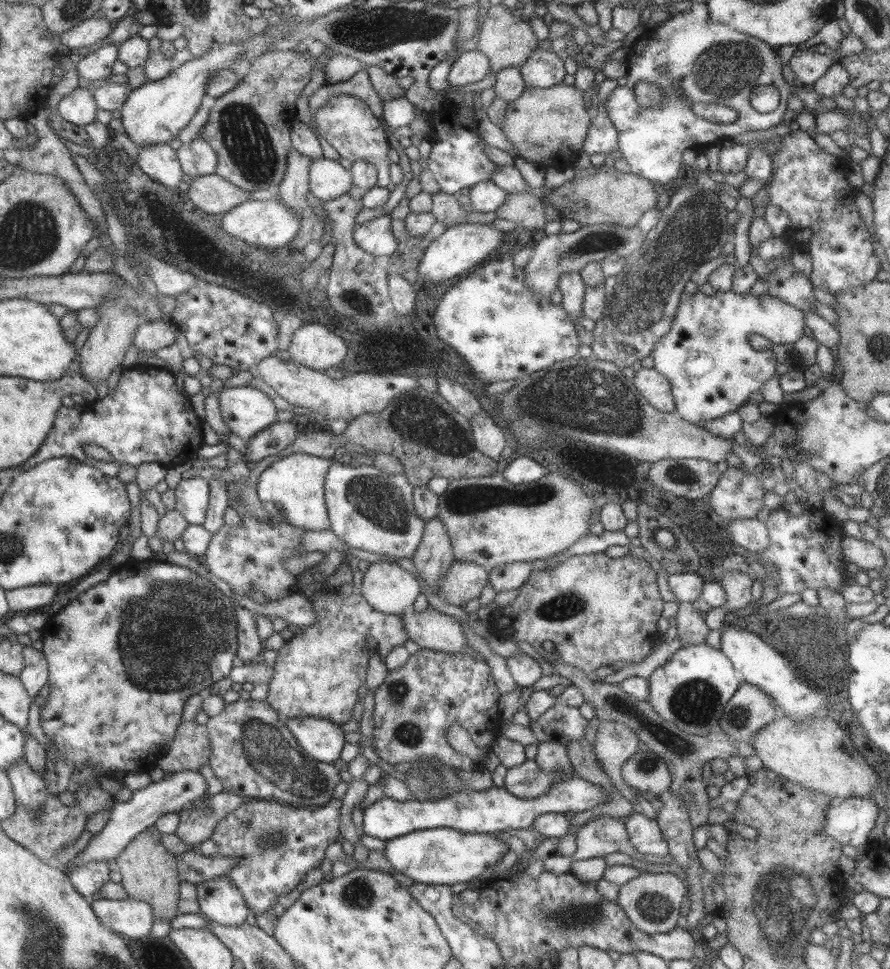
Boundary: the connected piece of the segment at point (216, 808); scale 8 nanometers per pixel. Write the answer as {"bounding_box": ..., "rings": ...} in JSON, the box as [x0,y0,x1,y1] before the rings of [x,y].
{"bounding_box":[174,789,247,849],"rings":[[[224,789],[217,794],[209,795],[207,805],[199,798],[178,813],[179,824],[174,834],[193,849],[211,837],[211,833],[221,818],[226,818],[227,814],[245,802],[247,798]]]}

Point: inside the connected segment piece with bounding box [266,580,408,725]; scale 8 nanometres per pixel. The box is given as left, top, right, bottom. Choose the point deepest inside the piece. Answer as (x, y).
(316, 673)

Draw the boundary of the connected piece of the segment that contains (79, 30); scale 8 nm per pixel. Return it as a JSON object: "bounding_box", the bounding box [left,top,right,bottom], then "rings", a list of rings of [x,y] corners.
{"bounding_box":[59,16,113,49],"rings":[[[91,16],[64,30],[59,35],[59,40],[68,49],[86,47],[104,39],[113,25],[101,16]]]}

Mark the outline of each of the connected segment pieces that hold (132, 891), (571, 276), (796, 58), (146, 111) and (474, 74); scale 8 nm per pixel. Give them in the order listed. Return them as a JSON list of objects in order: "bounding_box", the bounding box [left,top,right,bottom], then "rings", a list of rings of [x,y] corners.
[{"bounding_box":[114,830,181,921],"rings":[[[145,830],[137,834],[114,860],[121,875],[120,883],[128,898],[147,903],[151,907],[153,921],[171,921],[178,914],[178,888],[181,880],[176,871],[176,858],[166,852],[160,838],[160,834],[154,835]]]},{"bounding_box":[557,272,586,322],"rings":[[[564,272],[558,276],[557,292],[561,293],[561,308],[565,310],[567,318],[571,322],[577,321],[583,317],[581,311],[581,302],[583,302],[583,292],[586,285],[581,281],[579,272]]]},{"bounding_box":[788,45,835,85],"rings":[[[801,45],[795,48],[788,65],[795,79],[800,80],[803,85],[811,85],[833,62],[835,60],[831,54],[820,54],[814,48]]]},{"bounding_box":[120,41,244,147],"rings":[[[243,41],[210,50],[199,58],[189,59],[159,80],[145,80],[144,84],[131,90],[120,108],[121,124],[127,138],[137,147],[148,144],[169,143],[177,137],[191,116],[197,112],[199,101],[205,94],[206,80],[216,70],[228,69],[229,65],[240,57],[244,49]]]},{"bounding_box":[445,48,490,88],"rings":[[[476,48],[461,52],[452,62],[445,80],[458,88],[481,80],[490,68],[488,58]]]}]

